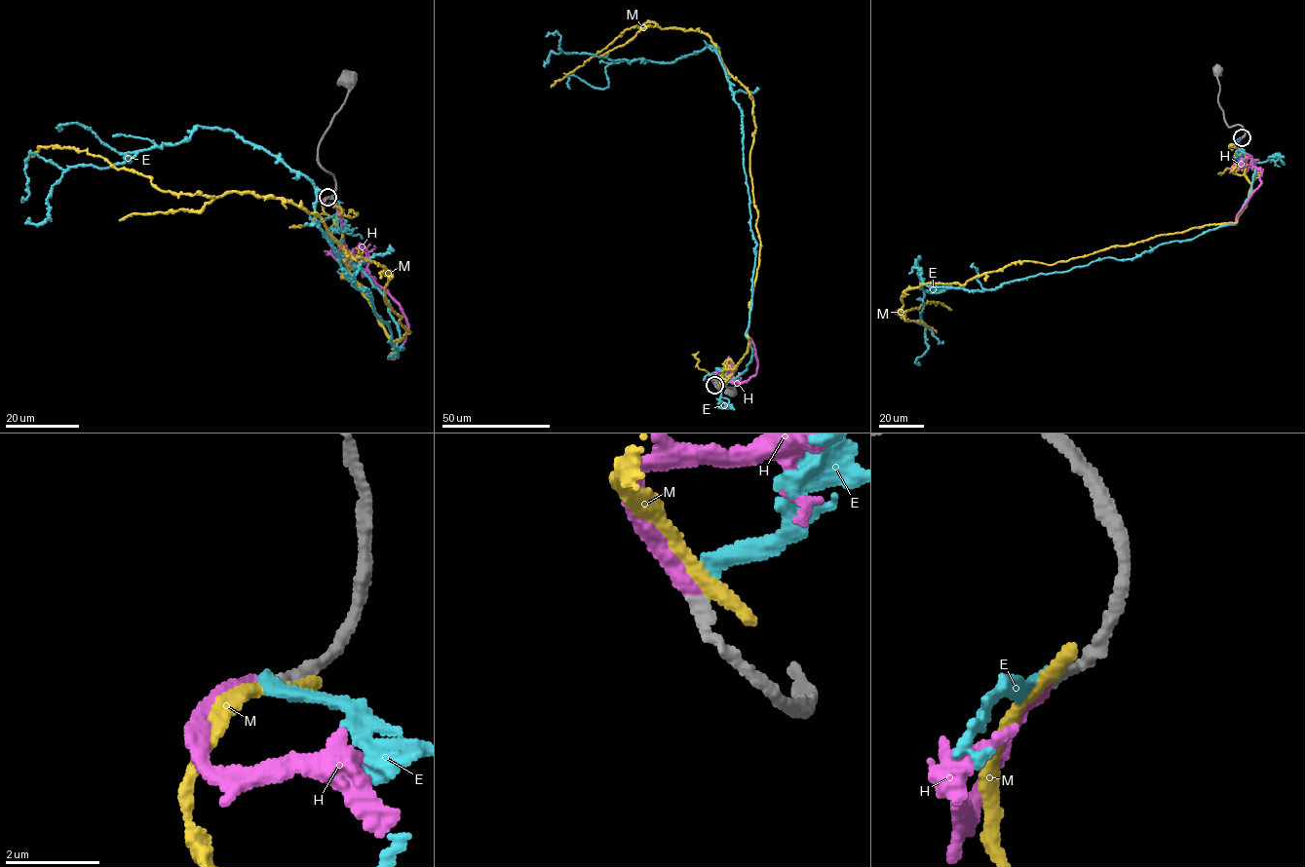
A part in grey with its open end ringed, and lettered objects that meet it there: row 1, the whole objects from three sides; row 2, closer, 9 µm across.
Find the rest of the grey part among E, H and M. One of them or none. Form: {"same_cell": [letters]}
{"same_cell": ["H"]}

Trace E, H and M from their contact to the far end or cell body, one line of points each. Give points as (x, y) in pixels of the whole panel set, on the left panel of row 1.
E: (327, 197), (398, 358), (316, 189), (234, 131), (104, 168), (31, 154), (22, 199)
H: (327, 197), (324, 204), (331, 204), (341, 220), (347, 258), (370, 275), (405, 317), (405, 341), (391, 355)
M: (328, 197), (394, 358), (391, 270), (319, 215), (161, 191), (84, 150), (31, 157)

